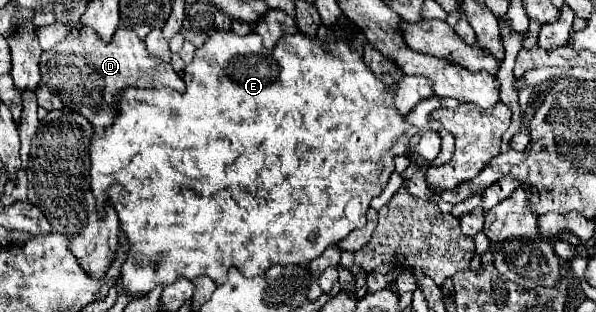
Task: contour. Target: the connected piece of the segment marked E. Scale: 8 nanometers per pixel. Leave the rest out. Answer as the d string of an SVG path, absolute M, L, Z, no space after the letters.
M340 16L340 20L338 20L336 24L324 24L324 22L322 22L322 24L318 26L314 38L310 38L310 36L306 36L304 32L298 30L296 34L282 36L282 38L276 42L276 46L274 46L272 50L266 50L266 52L260 52L260 36L258 36L258 34L238 36L238 34L232 32L232 30L230 30L230 32L216 32L214 36L210 36L210 38L206 40L204 46L196 48L192 64L188 64L188 66L184 68L186 90L184 90L182 94L178 94L178 92L174 92L174 90L158 90L158 88L126 88L126 90L122 92L120 104L118 104L118 116L114 118L114 124L108 126L108 128L104 128L104 130L102 130L102 136L94 134L94 138L92 138L92 148L90 148L90 174L92 174L92 192L94 192L94 198L96 198L96 204L98 204L98 206L104 204L104 200L106 200L106 196L108 196L108 198L112 200L116 212L118 212L122 230L128 234L130 250L128 250L128 256L126 256L126 262L124 262L124 268L122 268L122 276L120 276L120 280L122 280L120 284L124 286L126 292L130 292L130 294L148 294L148 292L150 292L154 286L158 286L158 284L160 284L160 286L168 286L168 284L176 282L180 276L186 276L188 280L194 280L194 278L200 276L200 274L210 276L216 284L224 284L230 266L240 268L240 272L242 272L244 276L252 278L252 276L262 276L272 264L282 264L282 266L284 266L284 264L308 264L310 260L318 258L330 244L340 242L344 236L348 236L348 232L352 232L352 230L356 230L356 228L362 228L362 226L366 224L366 212L368 212L368 208L370 208L372 198L378 196L378 194L384 190L384 186L388 184L388 178L390 178L390 174L394 172L394 156L398 156L398 154L410 150L410 140L412 140L412 136L416 136L416 134L420 136L416 150L418 150L418 154L420 154L424 160L434 160L434 158L438 156L438 152L440 152L440 136L438 136L438 132L416 132L416 128L406 122L406 116L400 116L400 112L396 112L396 108L392 108L392 92L396 90L396 84L394 84L392 88L384 88L384 84L380 84L380 80L376 80L376 76L372 76L368 64L364 64L364 58L362 58L360 48L352 48L352 44L348 44L348 36L352 36L350 32L354 32L354 30L360 32L360 28L358 28L356 24L352 24L346 16Z

